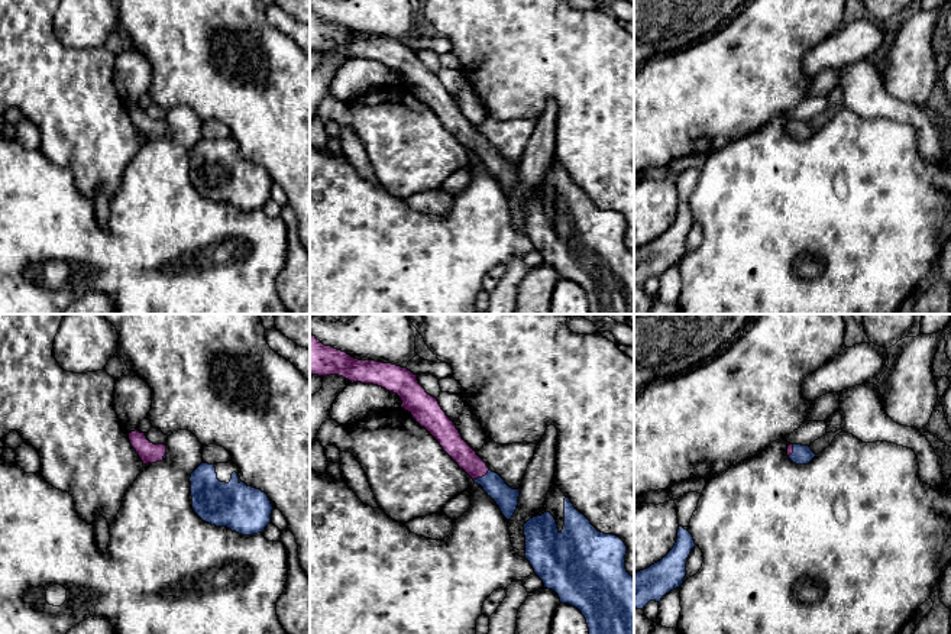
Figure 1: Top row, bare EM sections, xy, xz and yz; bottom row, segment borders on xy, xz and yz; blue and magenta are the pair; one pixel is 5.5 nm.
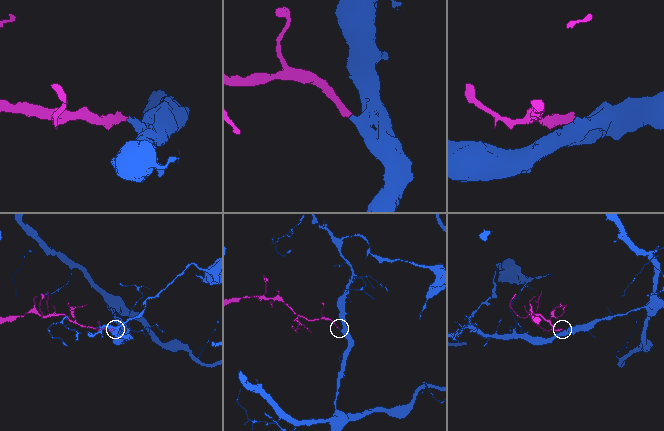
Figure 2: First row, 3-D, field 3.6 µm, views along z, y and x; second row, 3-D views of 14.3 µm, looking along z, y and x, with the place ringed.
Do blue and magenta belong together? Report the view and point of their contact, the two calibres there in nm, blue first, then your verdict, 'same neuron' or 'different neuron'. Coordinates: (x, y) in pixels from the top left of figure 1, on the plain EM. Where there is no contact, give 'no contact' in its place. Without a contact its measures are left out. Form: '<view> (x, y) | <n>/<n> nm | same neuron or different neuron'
xz (482, 152) | 130/120 nm | same neuron

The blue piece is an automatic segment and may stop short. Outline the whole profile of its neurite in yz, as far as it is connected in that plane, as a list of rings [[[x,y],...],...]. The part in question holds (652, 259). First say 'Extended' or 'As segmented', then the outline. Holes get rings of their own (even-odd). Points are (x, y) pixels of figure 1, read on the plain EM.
As segmented. [[[679,203],[673,224],[660,237],[634,249],[634,284],[644,285],[650,276],[660,278],[683,259],[686,237],[695,221],[692,210]]]

